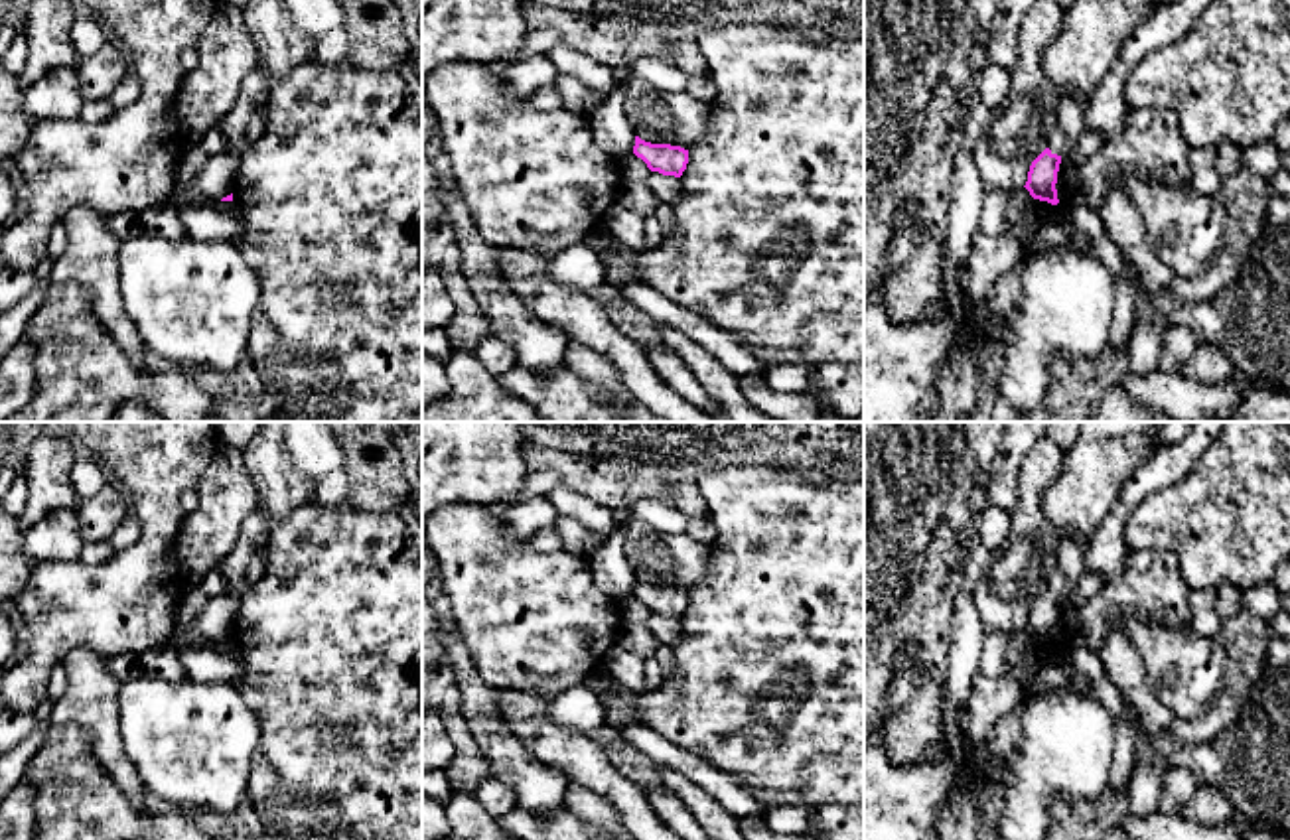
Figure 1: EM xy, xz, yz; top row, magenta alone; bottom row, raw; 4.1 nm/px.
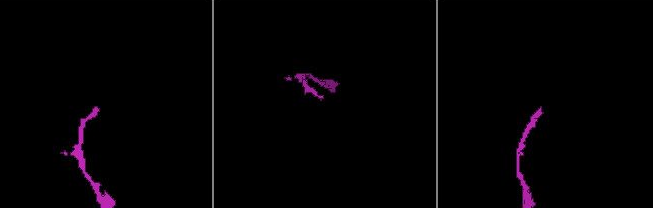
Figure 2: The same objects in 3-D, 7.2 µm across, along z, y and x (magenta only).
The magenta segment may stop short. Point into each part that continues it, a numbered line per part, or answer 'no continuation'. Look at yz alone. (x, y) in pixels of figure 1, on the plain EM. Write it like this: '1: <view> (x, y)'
1: yz (1064, 578)

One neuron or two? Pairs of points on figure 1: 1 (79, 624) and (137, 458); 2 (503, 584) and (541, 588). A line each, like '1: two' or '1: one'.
1: one
2: one

